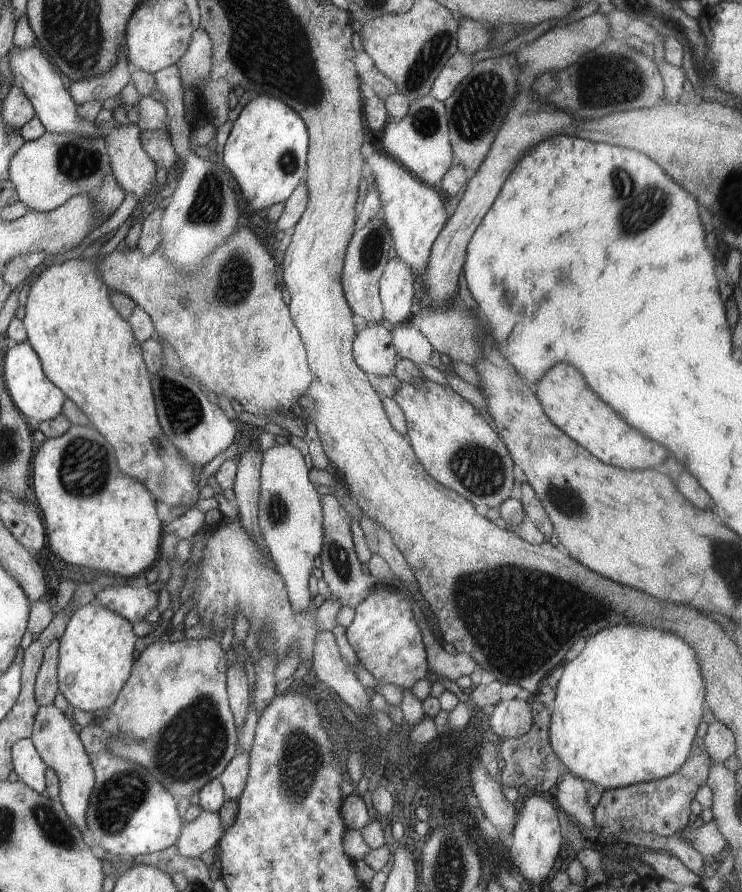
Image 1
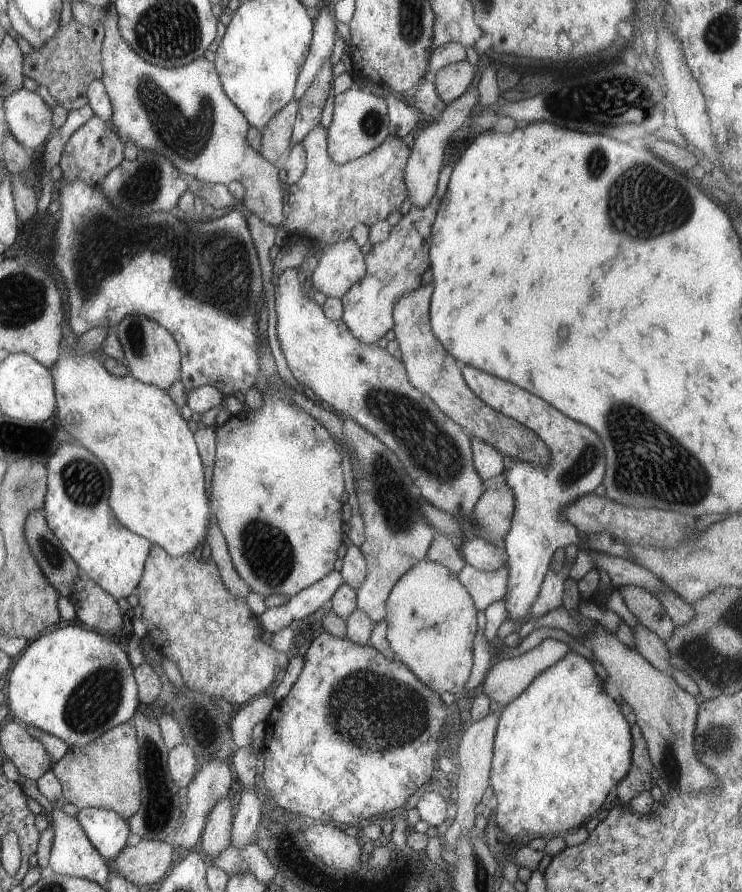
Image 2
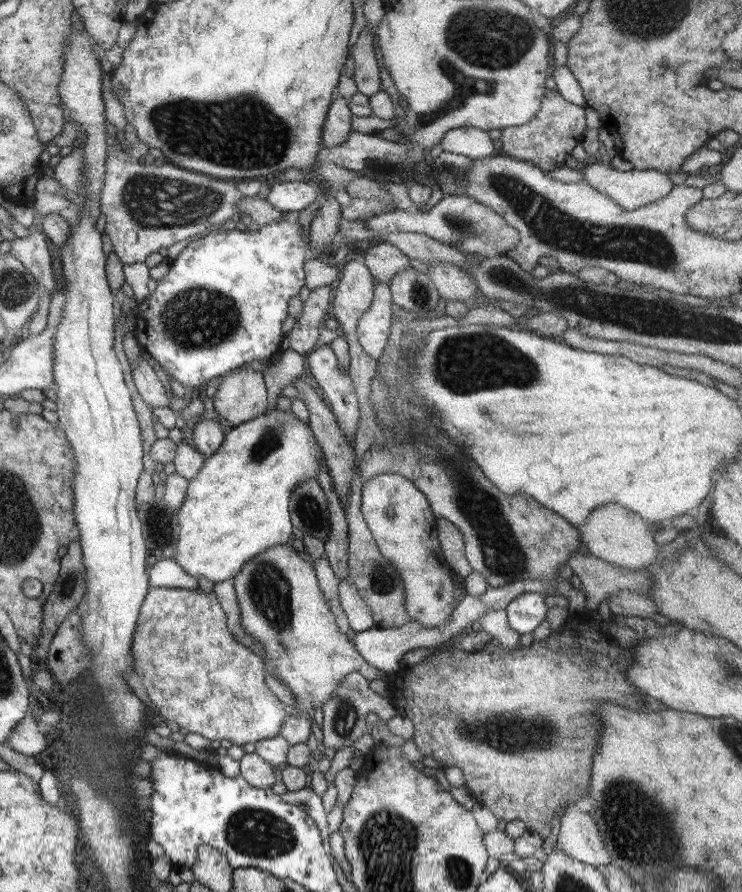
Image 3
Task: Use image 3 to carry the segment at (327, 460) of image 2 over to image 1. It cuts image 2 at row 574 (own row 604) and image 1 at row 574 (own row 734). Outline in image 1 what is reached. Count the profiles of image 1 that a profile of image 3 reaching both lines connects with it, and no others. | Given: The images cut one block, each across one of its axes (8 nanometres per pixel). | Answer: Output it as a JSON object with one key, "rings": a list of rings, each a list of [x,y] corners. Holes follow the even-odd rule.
{"rings":[[[275,443],[262,453],[260,462],[257,520],[267,545],[268,556],[285,585],[291,608],[296,612],[311,607],[307,579],[313,559],[318,556],[323,538],[320,496],[307,479],[307,466],[301,452],[290,443]]]}

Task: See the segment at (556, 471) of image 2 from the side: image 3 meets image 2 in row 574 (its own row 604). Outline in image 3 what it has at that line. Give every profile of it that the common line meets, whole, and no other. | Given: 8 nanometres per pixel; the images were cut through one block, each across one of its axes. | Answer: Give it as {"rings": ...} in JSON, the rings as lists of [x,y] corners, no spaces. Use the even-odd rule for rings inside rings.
{"rings":[[[523,592],[517,598],[510,600],[505,607],[509,628],[515,633],[530,634],[546,620],[548,609],[544,596],[535,592]]]}

